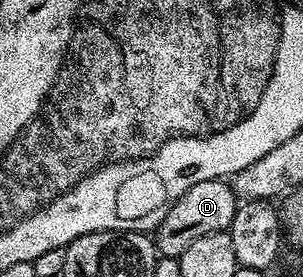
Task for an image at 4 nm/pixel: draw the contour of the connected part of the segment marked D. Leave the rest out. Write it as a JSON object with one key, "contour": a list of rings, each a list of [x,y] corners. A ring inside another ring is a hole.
{"contour":[[[227,180],[203,181],[194,183],[190,191],[186,191],[172,204],[166,219],[154,231],[154,244],[160,257],[180,258],[194,243],[194,239],[202,239],[202,235],[211,233],[223,233],[231,227],[235,211],[238,206],[236,190]]]}

